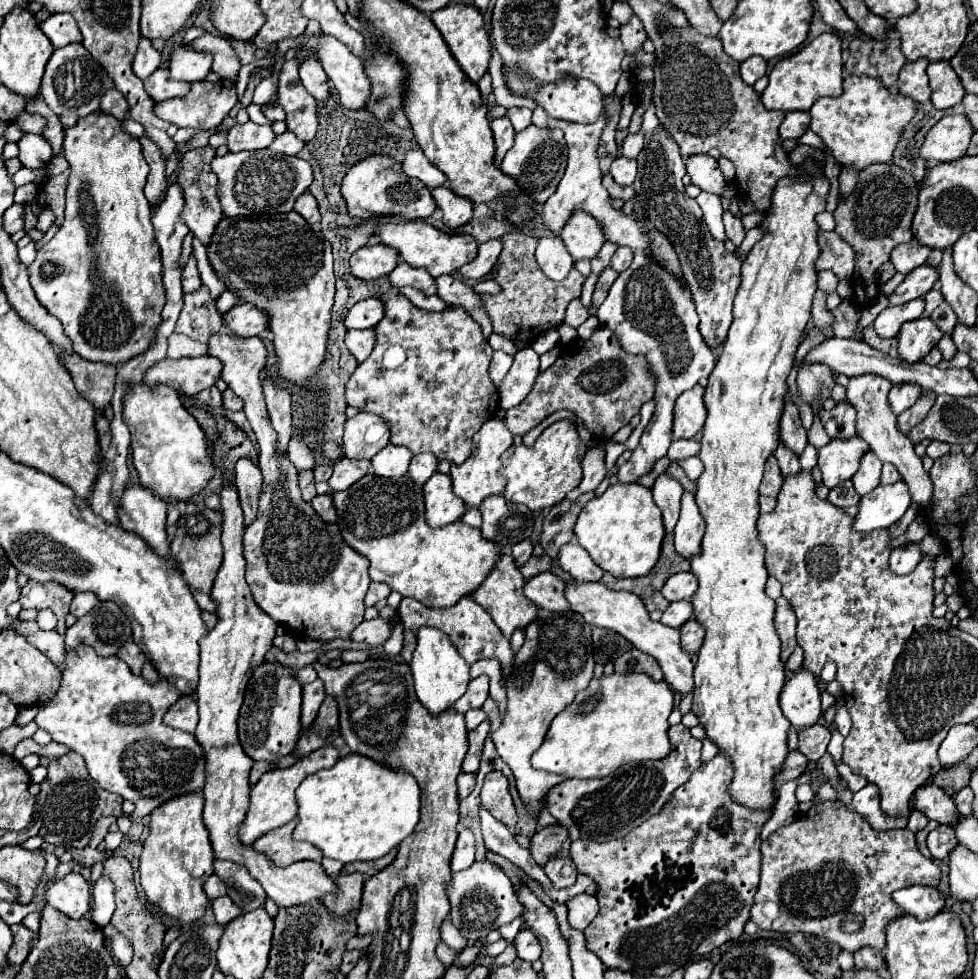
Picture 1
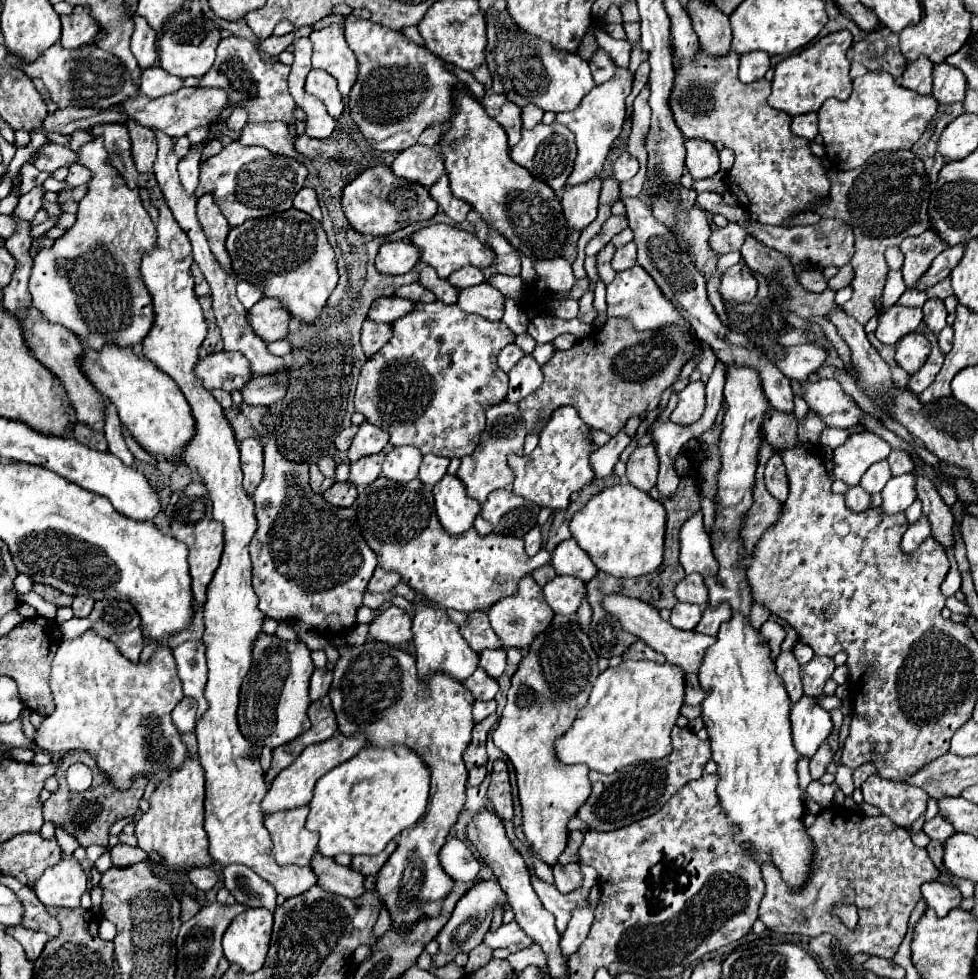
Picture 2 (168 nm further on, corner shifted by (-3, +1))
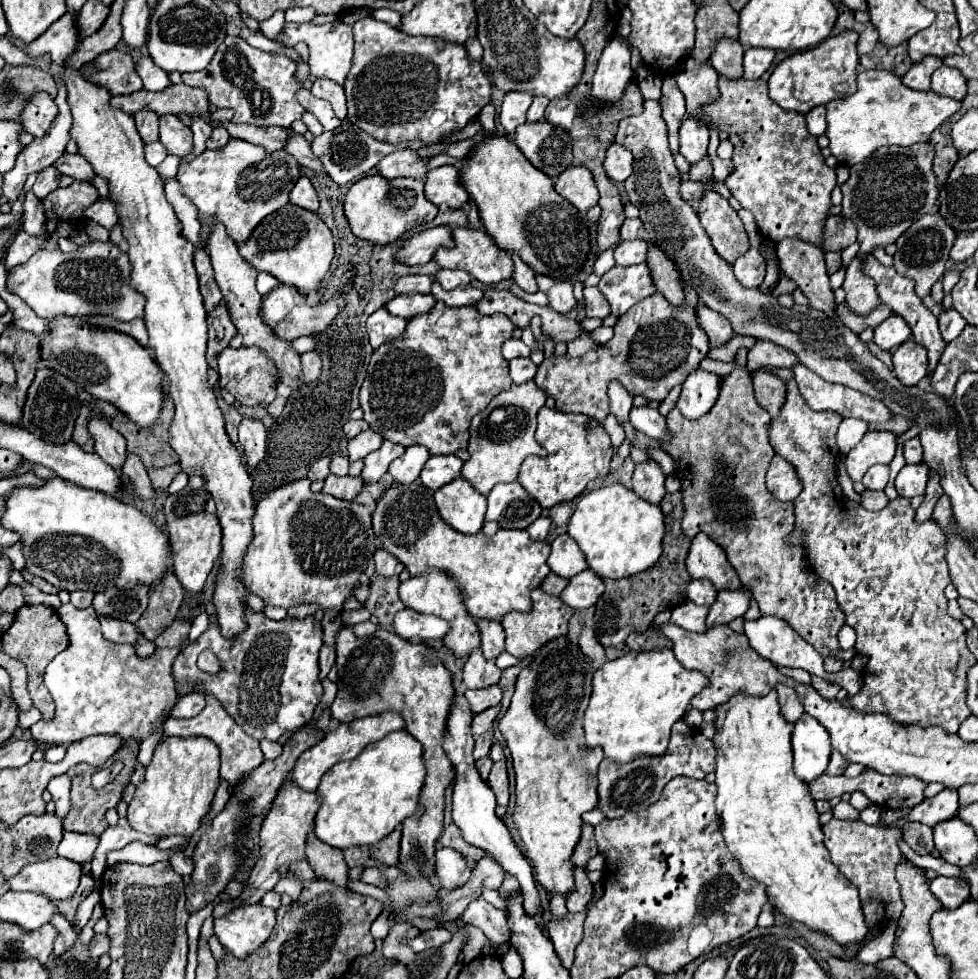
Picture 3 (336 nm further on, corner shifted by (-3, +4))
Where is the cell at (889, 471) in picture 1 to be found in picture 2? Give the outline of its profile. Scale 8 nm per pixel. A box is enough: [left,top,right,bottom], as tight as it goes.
[888,451,914,477]

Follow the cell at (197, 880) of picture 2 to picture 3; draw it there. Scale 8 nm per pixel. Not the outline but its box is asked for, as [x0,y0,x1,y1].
[170,852,194,876]

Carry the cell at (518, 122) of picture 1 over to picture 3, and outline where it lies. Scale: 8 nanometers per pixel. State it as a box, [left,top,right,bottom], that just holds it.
[528,98,548,122]

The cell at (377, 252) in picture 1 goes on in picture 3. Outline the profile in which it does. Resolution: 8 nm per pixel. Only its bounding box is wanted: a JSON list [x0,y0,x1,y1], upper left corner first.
[396,226,452,266]

